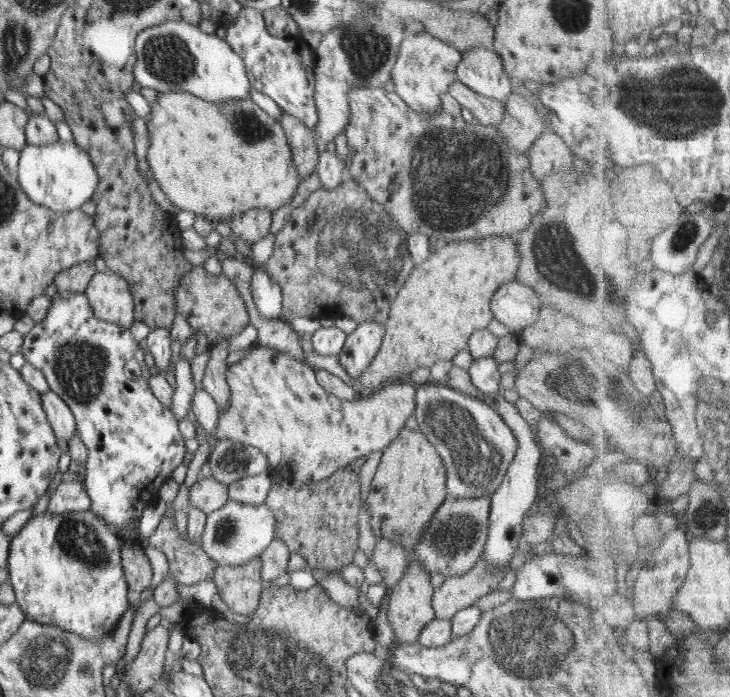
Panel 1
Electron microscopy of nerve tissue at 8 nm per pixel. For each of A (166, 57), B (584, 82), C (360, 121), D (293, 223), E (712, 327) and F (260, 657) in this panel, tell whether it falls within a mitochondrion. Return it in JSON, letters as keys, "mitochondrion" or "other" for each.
{"A":"mitochondrion","B":"other","C":"other","D":"other","E":"other","F":"mitochondrion"}

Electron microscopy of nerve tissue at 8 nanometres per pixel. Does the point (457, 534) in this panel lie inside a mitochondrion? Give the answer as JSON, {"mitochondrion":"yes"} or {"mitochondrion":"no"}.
{"mitochondrion":"yes"}

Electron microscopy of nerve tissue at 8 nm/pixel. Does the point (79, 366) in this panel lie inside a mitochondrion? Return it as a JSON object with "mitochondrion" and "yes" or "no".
{"mitochondrion":"yes"}

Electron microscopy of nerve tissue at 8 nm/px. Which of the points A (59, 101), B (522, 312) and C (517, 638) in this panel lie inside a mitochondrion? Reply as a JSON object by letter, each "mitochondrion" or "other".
{"A":"other","B":"other","C":"mitochondrion"}

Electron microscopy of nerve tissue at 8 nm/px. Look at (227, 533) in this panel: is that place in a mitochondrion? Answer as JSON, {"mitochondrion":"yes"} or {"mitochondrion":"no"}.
{"mitochondrion":"yes"}

